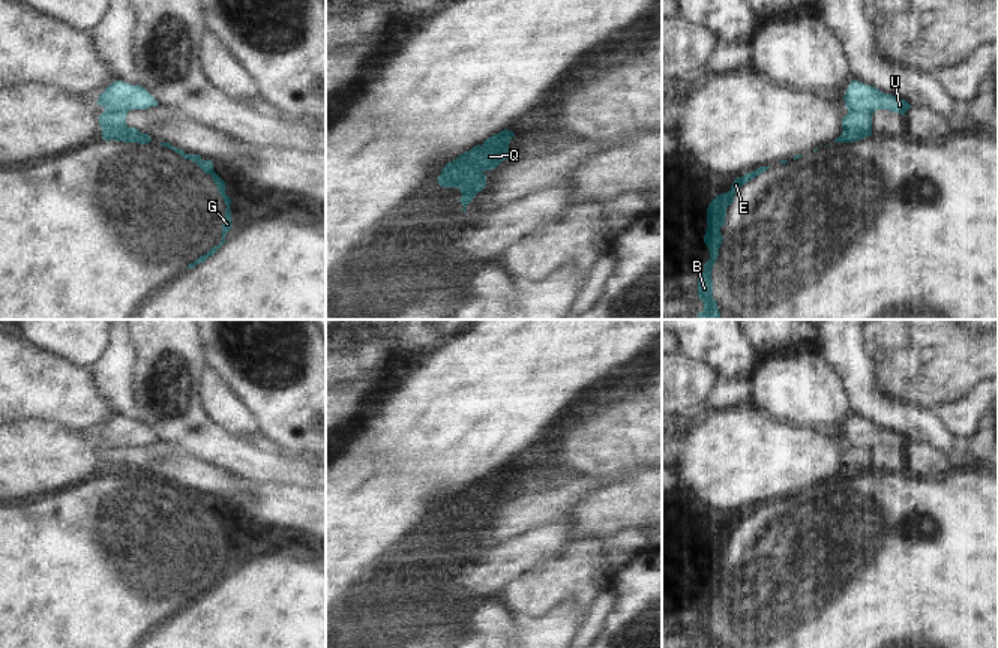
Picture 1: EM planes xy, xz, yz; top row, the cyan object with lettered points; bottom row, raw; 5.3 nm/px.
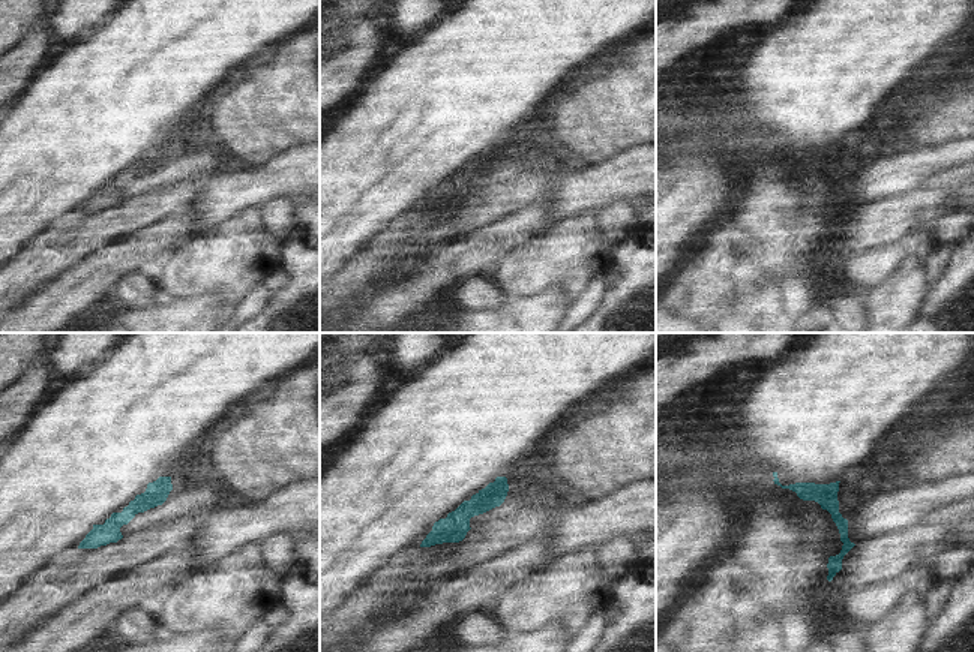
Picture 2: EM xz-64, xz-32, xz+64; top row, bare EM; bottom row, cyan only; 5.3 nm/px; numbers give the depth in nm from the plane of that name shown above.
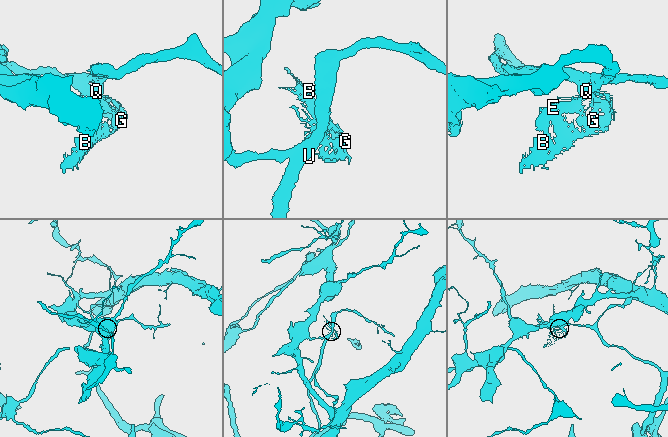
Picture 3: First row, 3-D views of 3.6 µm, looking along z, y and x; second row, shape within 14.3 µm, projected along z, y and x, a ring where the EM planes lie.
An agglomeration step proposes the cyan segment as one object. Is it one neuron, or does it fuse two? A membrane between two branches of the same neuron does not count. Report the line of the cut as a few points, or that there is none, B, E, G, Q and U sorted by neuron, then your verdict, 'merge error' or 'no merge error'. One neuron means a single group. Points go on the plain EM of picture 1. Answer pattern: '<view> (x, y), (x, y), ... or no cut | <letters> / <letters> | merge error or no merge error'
xz (480, 509), (474, 518), (447, 521) | B E G / Q U | merge error

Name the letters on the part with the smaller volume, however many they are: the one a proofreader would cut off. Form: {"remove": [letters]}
{"remove": ["B", "E", "G"]}

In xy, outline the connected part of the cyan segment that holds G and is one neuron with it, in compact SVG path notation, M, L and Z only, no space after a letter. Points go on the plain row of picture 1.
M159 478L161 482L165 482L176 489L182 490L183 495L189 495L195 498L206 510L210 510L221 532L224 534L224 538L227 542L225 544L225 558L222 561L222 576L218 582L212 584L206 591L200 592L194 598L188 602L188 604L194 604L197 600L204 598L209 592L212 592L224 579L225 579L225 570L231 566L231 534L225 531L225 518L213 507L212 496L203 496L200 490L186 490L182 484L173 483L170 478Z

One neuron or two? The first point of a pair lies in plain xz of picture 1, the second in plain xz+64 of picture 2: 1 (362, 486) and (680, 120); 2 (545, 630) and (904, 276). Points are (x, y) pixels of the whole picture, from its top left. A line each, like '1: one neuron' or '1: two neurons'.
1: two neurons
2: one neuron

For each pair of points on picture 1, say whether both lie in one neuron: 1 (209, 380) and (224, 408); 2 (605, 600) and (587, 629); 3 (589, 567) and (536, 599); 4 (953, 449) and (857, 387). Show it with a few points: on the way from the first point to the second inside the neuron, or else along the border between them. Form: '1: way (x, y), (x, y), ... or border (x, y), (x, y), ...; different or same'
1: way (213, 387), (218, 401); same
2: way (599, 608), (593, 621); same
3: way (575, 576), (550, 585); same
4: way (929, 429), (881, 410); same

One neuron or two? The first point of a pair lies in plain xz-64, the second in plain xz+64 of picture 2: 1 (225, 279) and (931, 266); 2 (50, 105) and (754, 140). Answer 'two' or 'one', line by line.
1: two
2: two

